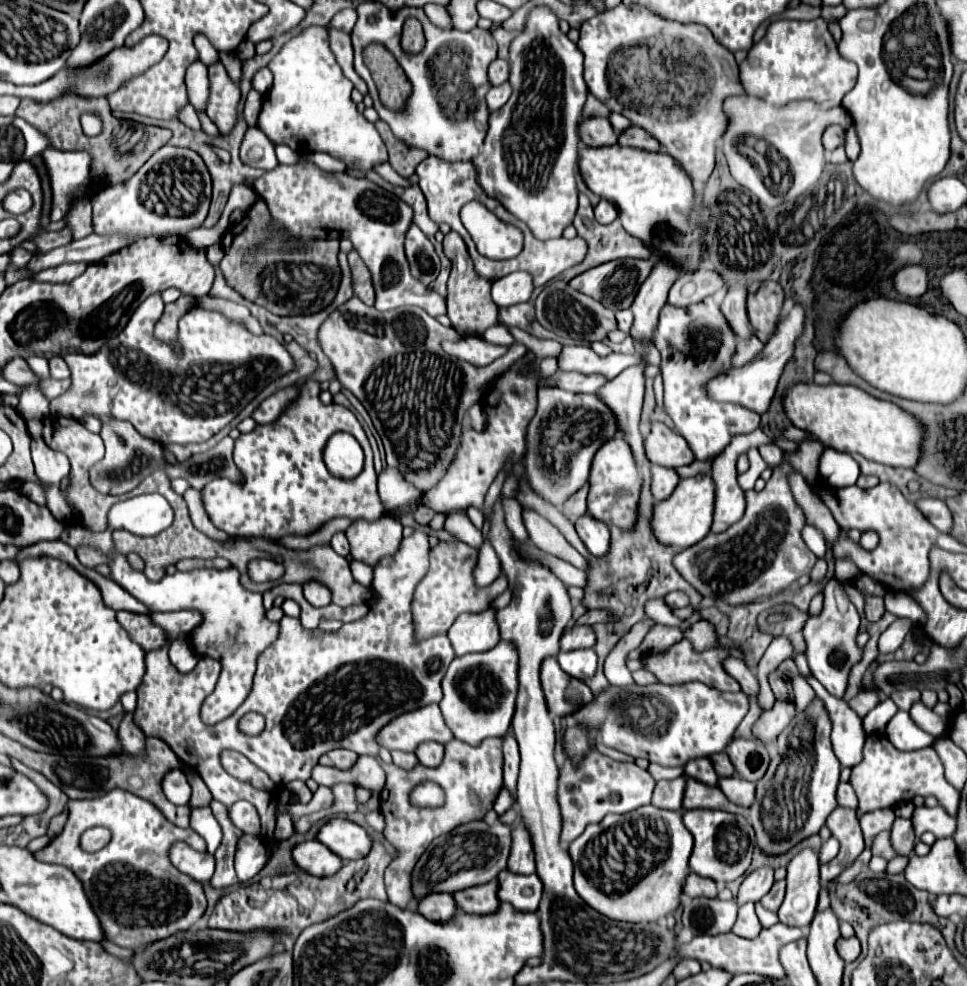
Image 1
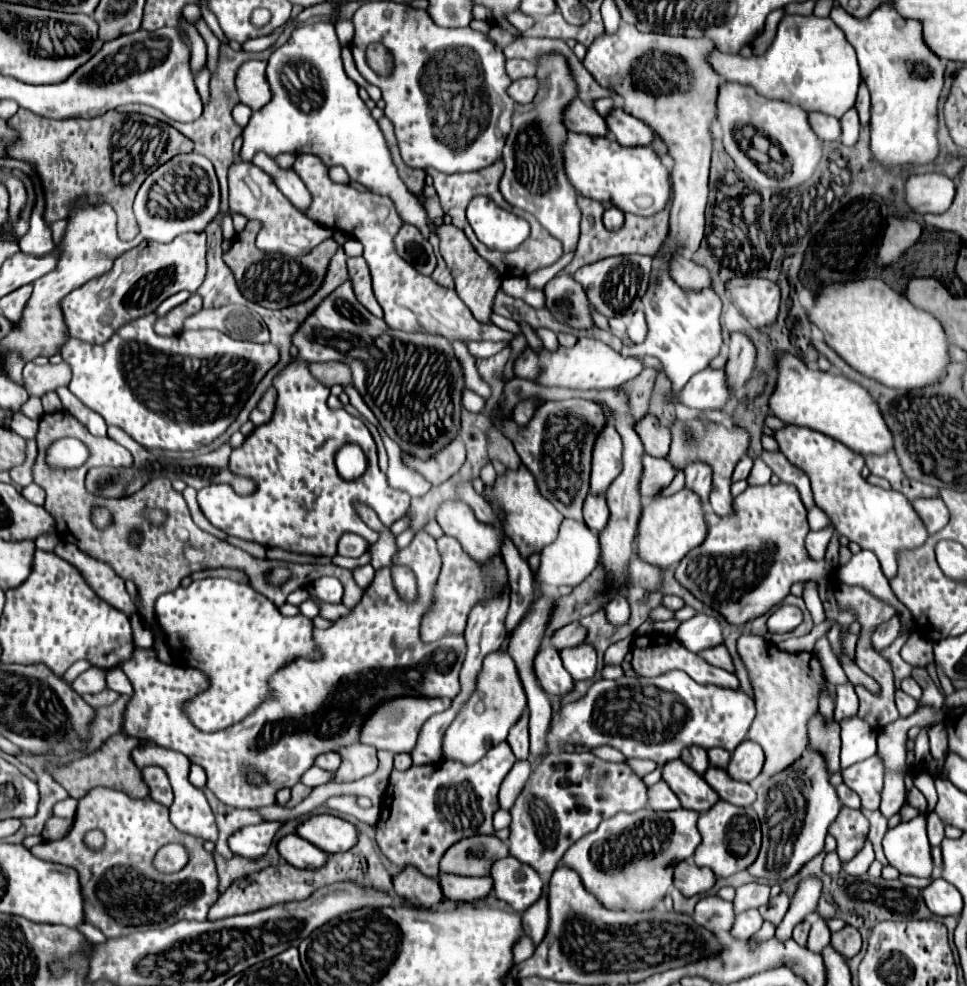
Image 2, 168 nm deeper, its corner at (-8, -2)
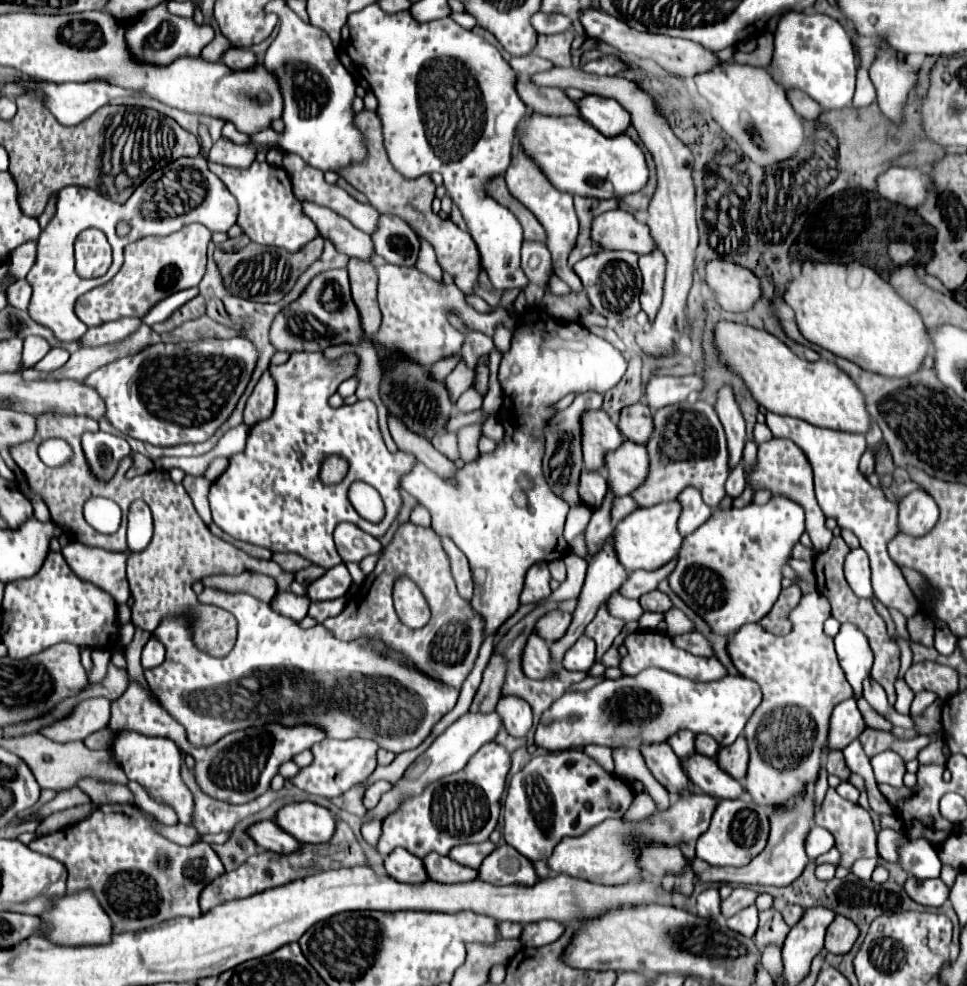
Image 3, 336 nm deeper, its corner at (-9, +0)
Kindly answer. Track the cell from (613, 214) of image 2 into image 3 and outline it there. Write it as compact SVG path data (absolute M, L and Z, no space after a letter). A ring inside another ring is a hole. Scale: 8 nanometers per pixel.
M609 210L593 220L593 240L607 250L629 250L635 254L651 254L657 250L649 226L635 220L631 212Z

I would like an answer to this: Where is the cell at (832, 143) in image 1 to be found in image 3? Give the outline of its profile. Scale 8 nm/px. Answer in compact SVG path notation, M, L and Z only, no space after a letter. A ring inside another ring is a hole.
M787 92L787 94L789 94L789 102L793 104L795 112L803 120L817 120L823 114L823 108L815 104L815 100L811 100L805 92Z

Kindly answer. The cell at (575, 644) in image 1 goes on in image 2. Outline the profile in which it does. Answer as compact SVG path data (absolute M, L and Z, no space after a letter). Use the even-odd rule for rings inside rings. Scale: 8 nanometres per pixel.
M572 622L572 624L566 624L562 626L560 630L556 630L552 636L550 636L550 642L556 650L564 650L564 648L570 648L570 646L578 646L586 640L586 628L582 628L580 622Z

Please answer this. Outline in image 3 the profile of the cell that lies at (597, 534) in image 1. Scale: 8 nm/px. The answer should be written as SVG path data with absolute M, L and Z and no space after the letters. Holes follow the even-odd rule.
M585 472L581 476L579 484L579 496L583 504L587 506L601 506L607 492L607 480L601 476L601 472Z

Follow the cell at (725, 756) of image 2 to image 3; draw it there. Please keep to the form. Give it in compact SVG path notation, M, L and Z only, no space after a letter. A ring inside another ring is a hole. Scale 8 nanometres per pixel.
M697 736L697 748L699 748L699 754L711 756L711 758L715 758L719 752L719 744L711 736Z

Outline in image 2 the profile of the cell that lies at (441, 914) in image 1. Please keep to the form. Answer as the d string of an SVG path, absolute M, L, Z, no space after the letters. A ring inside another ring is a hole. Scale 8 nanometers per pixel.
M410 866L410 870L400 870L392 876L392 884L394 890L400 898L408 900L412 906L416 908L432 908L436 904L442 902L444 894L440 890L438 880L426 878L424 874L418 874L418 870L414 870Z

